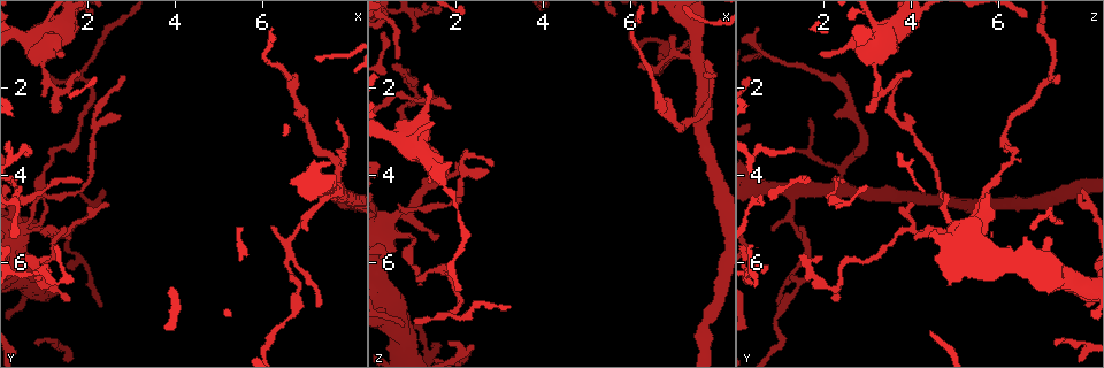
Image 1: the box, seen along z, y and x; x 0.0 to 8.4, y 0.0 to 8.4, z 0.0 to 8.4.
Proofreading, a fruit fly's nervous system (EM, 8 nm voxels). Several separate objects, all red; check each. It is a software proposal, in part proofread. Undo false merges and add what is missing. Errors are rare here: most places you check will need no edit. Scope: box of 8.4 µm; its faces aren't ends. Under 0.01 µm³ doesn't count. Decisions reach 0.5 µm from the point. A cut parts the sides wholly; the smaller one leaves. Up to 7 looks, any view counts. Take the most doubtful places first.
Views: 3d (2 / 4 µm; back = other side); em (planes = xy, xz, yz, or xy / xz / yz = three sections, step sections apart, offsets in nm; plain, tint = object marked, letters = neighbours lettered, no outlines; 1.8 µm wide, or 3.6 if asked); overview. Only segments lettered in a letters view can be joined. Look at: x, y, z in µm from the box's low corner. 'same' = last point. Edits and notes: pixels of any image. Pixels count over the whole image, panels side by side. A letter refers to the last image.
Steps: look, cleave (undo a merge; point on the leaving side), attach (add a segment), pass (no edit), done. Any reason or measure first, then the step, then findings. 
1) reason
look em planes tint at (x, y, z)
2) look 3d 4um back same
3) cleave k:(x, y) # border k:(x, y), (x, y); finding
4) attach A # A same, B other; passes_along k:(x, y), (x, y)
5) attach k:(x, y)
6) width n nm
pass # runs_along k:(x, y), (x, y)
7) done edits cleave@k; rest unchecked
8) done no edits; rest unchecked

calibre changes
look em 3.6um planes letters at (0.70, 0.90, 3.25)

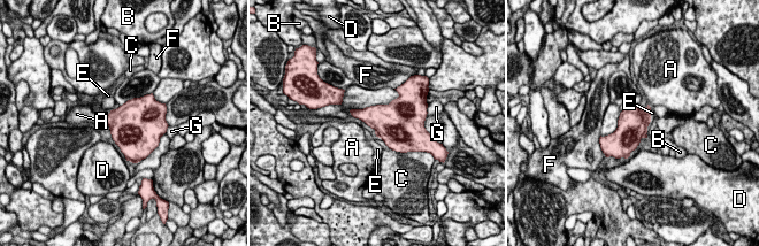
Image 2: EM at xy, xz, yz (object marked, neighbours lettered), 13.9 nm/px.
longest_contact C 200 nm
pass # A other, B other, C other, D other, E other, F other, G other; border 2:(650, 110), (651, 118); one neuron here

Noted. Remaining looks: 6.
abrupt turn
look 3d 4um at (1.15, 6.60, 2.30)

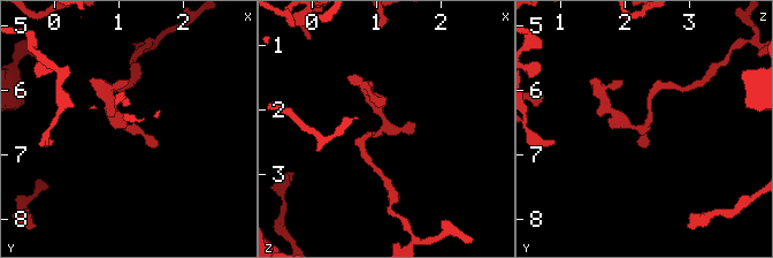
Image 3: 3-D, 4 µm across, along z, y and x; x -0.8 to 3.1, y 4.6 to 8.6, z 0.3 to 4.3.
look em xz step 4 letters at (1.10, 6.60, 2.25)

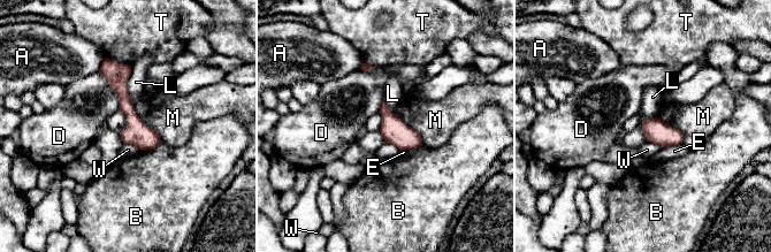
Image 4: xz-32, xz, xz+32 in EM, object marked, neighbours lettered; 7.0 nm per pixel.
pass # A other, B other, D other, E other, L other, M other, T other, W other; runs_along 4:(107, 62), (136, 130), (151, 145); continuous, no second neuron

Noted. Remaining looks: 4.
calibre changes
look 3d 2um at (0.75, 5.20, 4.95)

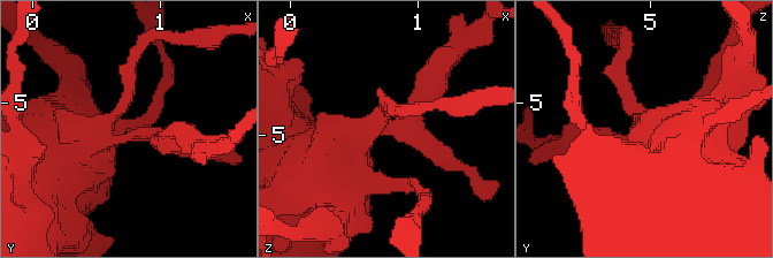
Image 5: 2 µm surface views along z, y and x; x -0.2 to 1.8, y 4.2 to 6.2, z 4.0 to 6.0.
need the tissue
look em planes letters at (0.78, 5.26, 4.96)

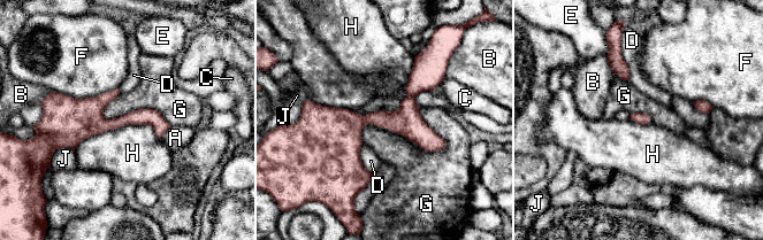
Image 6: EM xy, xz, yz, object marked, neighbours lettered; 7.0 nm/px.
pass # A other, B other, C other, D other, E other, F other, G other, H other, J other; runs_along 6:(315, 115), (407, 122), (442, 145); continuous, no second neuron

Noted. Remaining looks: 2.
done no edits; rest unchecked

